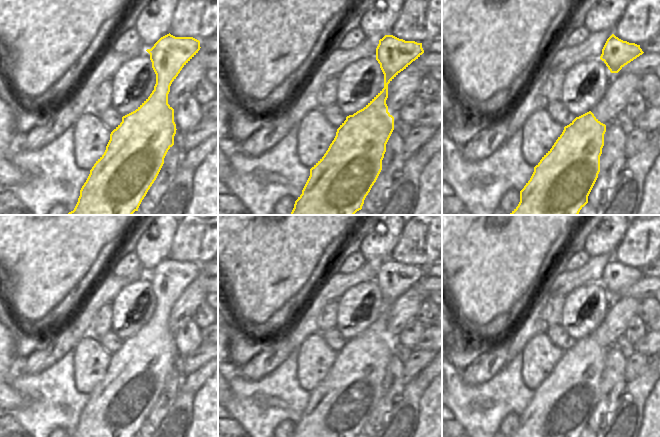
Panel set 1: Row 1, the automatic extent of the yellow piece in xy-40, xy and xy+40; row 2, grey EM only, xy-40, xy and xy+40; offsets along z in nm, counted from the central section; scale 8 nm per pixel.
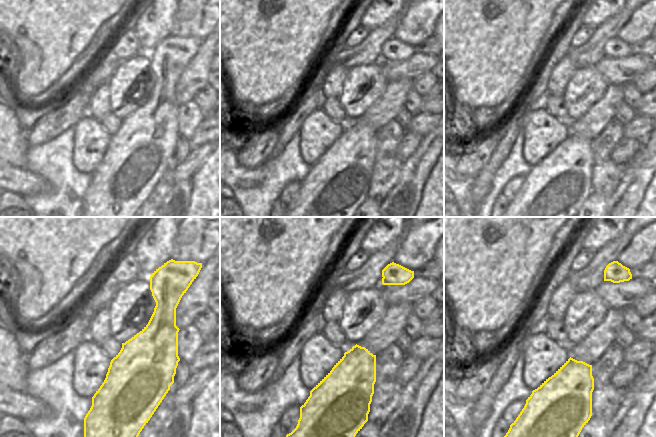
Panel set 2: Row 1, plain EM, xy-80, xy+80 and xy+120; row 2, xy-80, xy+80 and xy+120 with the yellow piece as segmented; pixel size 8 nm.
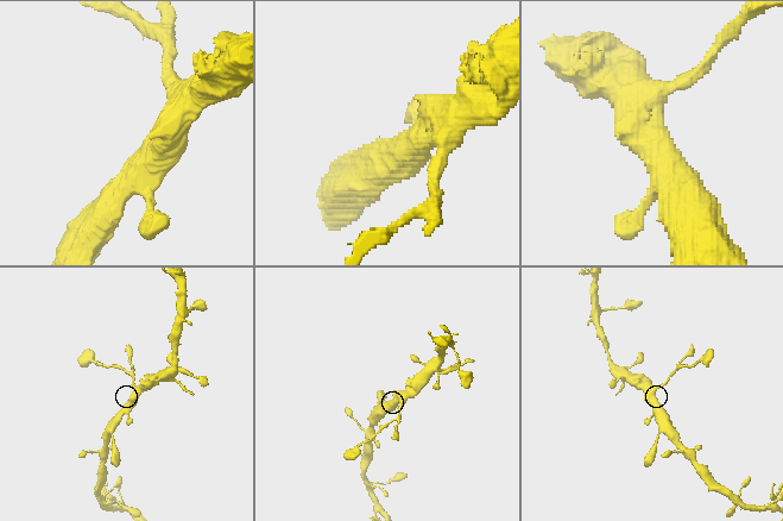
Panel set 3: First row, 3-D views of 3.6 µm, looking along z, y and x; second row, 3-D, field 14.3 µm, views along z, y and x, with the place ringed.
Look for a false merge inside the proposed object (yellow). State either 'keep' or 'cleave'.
cleave

